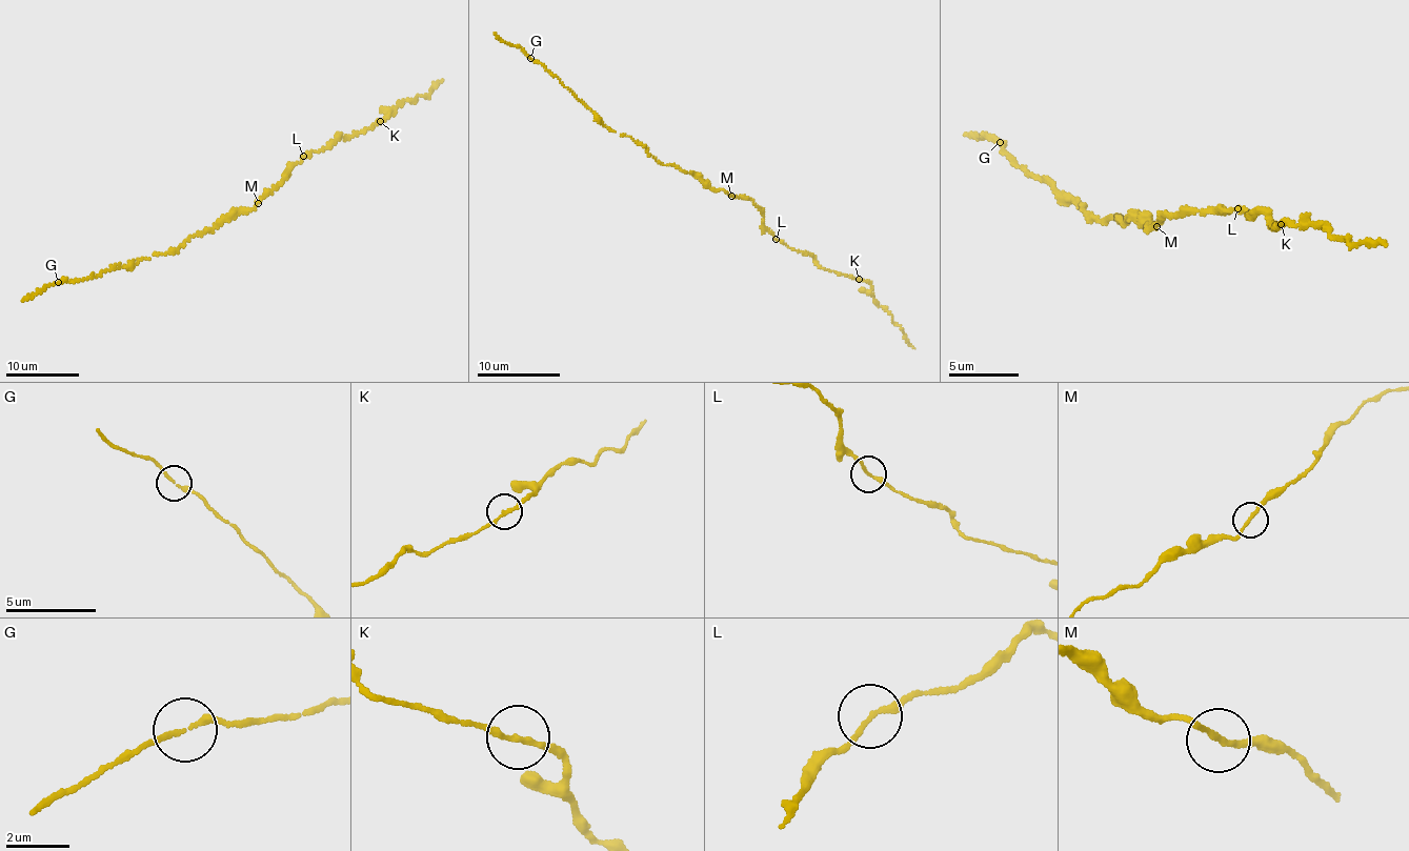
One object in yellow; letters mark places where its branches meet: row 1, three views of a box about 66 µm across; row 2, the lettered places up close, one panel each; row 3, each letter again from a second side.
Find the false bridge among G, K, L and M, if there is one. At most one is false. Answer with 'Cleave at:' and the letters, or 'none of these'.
Cleave at: none of these

